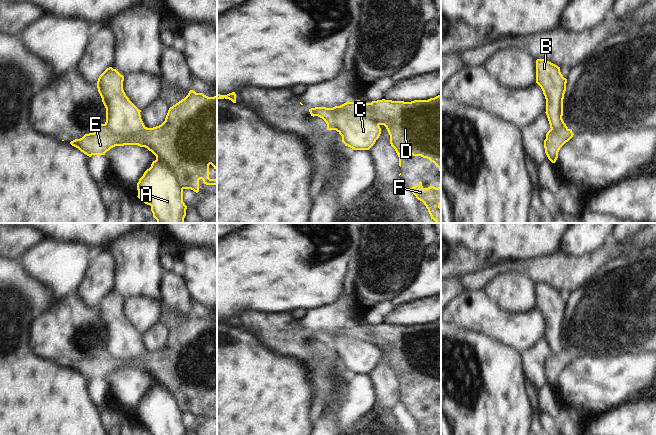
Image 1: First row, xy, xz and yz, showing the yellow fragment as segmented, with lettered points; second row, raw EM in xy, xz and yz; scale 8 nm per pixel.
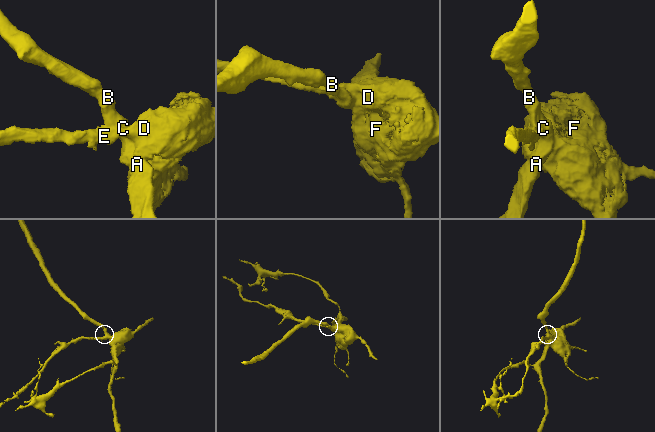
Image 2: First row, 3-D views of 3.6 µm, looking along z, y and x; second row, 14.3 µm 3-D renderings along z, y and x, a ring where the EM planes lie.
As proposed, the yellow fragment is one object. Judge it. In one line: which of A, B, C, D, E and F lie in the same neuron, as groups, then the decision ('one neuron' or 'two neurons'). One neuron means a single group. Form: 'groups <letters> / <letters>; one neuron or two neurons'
groups A B C / D E F; two neurons

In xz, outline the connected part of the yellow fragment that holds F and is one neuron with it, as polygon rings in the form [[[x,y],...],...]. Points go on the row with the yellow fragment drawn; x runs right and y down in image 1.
[[[422,182],[410,188],[416,198],[424,203],[436,223],[441,223],[441,188],[430,186],[424,188]]]

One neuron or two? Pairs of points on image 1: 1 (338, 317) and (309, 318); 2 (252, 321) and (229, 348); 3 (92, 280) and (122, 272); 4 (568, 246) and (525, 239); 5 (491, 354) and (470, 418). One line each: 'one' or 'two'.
1: one
2: two
3: two
4: two
5: one

